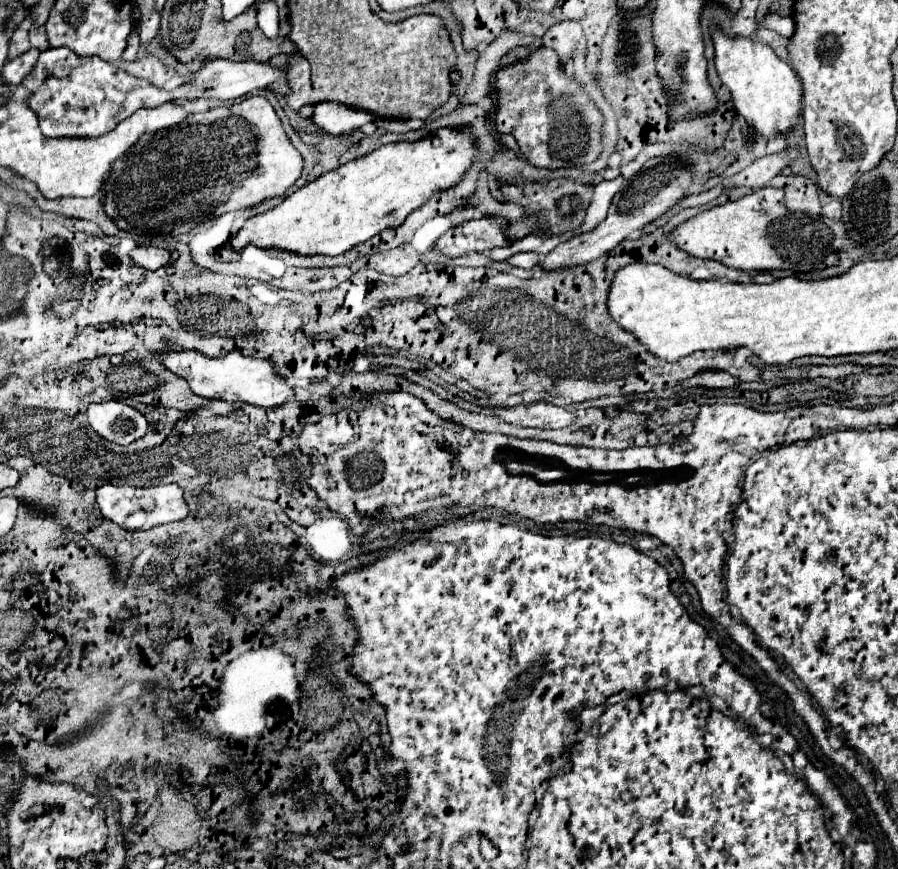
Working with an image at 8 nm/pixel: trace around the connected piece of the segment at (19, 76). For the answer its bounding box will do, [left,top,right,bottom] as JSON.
[2,49,40,85]

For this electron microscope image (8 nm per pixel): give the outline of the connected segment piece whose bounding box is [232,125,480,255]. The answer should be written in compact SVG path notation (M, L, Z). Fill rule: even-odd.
M468 125L454 129L442 127L418 141L400 141L400 143L382 145L364 157L348 161L346 165L330 173L324 173L316 181L306 183L288 199L284 199L284 203L280 203L278 207L250 217L234 237L232 247L242 249L246 245L256 245L256 247L286 249L302 255L342 255L360 241L366 241L368 237L388 227L402 225L408 213L422 207L436 193L458 185L478 155L480 151L476 145L476 135L474 129Z

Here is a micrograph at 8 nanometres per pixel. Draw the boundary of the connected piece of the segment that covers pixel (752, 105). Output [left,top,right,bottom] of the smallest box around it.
[710,25,802,139]

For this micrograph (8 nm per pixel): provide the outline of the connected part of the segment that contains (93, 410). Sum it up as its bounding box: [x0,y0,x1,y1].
[88,401,148,445]

